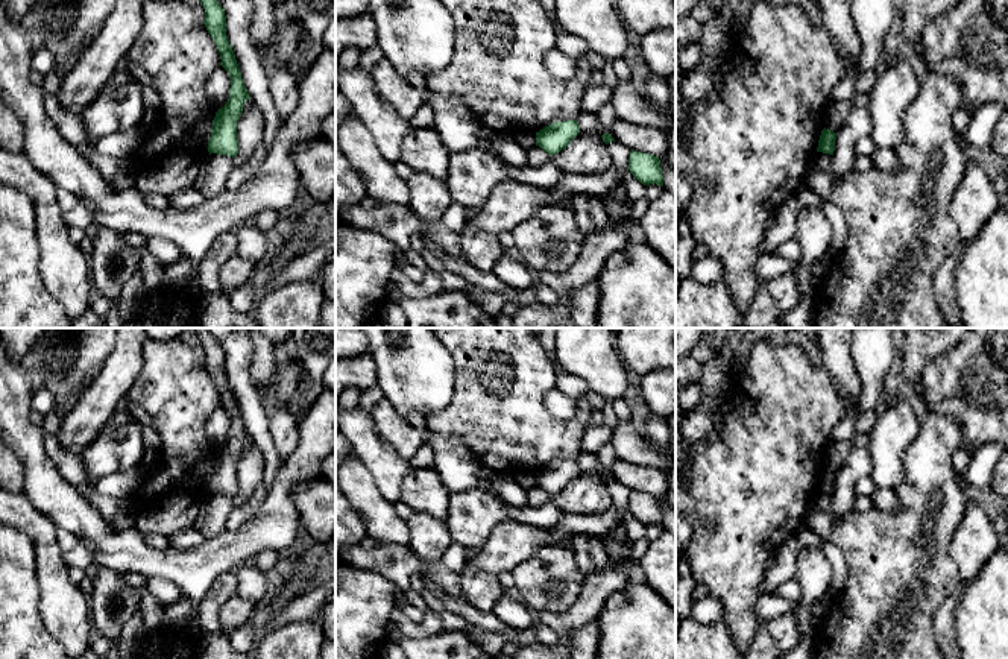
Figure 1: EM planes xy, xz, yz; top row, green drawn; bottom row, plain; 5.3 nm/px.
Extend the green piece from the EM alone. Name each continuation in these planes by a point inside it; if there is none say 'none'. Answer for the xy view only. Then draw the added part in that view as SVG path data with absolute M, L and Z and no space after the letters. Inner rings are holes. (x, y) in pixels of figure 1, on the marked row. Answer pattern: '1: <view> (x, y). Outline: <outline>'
none

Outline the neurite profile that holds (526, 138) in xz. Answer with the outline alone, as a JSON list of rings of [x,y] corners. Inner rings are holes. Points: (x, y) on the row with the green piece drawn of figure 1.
[[[515,131],[510,137],[525,150],[536,146],[536,132],[533,131]]]

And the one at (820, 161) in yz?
[[[815,152],[809,161],[808,170],[830,172],[830,162],[832,162],[832,155],[823,153],[823,152]]]

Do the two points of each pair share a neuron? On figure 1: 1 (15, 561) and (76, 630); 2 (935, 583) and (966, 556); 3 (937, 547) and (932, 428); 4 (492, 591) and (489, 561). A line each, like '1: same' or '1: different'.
1: different
2: different
3: same
4: different

